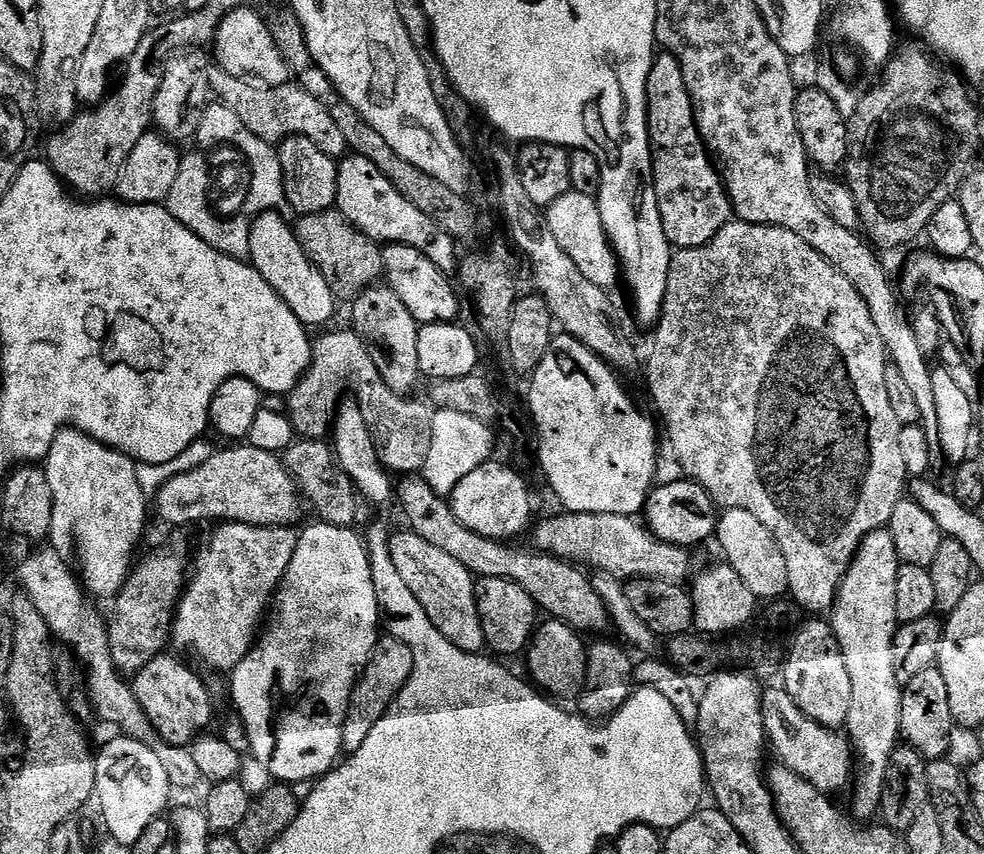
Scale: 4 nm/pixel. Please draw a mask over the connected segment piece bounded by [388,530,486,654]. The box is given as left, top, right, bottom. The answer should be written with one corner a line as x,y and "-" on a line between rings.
403,531
388,540
388,550
394,566
398,568
398,574
402,574
402,582
406,582
406,586
415,594
430,622
434,622
436,629
451,644
458,646
458,650
463,652
483,653
486,645
476,609
476,585
472,573
466,570
466,566
454,562
454,558
442,554
442,550
430,546
412,531

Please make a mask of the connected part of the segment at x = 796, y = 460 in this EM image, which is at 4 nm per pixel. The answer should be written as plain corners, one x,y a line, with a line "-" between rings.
738,219
728,223
721,223
705,244
673,251
660,322
654,329
656,337
644,368
648,375
648,392
660,411
663,431
664,428
668,431
668,444
684,471
681,473
705,488
721,509
750,510
750,514
754,514
754,518
771,533
783,555
786,588
790,594
792,591
791,599
812,612
808,614
824,614
835,604
836,593
864,537
887,527
896,501
903,499
906,490
908,472
899,450
896,415
884,385
890,372
890,361
866,302
844,275
822,258
822,254
806,246
798,234
773,224
748,224

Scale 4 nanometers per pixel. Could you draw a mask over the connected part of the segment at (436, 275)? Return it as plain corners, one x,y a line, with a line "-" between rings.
389,244
382,253
387,287
392,288
394,294
402,300
402,306
410,310
417,325
451,324
457,319
456,294
450,288
449,277
438,266
434,266
426,254
405,244

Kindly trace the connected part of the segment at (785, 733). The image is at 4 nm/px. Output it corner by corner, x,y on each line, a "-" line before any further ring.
765,691
762,695
762,718
767,743
776,751
775,759
791,772
801,776
810,786
825,794
840,792
850,784
850,744
839,731
824,728
806,718
788,693

